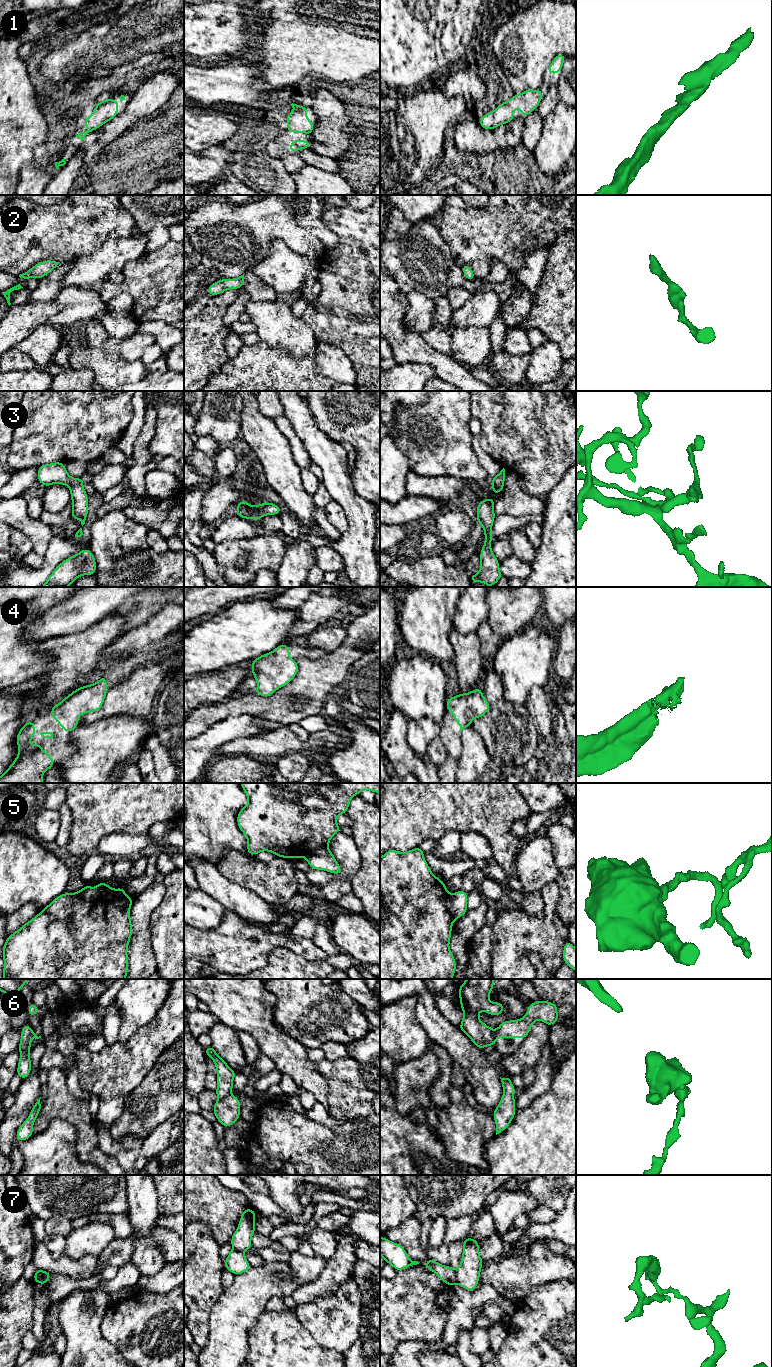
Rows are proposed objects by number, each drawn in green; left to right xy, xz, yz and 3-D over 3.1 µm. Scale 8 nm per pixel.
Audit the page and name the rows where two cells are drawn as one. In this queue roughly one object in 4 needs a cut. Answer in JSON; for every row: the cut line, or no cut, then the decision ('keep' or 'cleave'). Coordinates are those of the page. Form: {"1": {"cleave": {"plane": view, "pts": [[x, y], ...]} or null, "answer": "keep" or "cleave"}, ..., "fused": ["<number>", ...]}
{"1": {"cleave": null, "answer": "keep"}, "2": {"cleave": null, "answer": "keep"}, "3": {"cleave": null, "answer": "keep"}, "4": {"cleave": null, "answer": "keep"}, "5": {"cleave": {"plane": "yz", "pts": [[448, 893], [446, 908], [454, 919]]}, "answer": "cleave"}, "6": {"cleave": {"plane": "xz", "pts": [[229, 1093], [223, 1098], [218, 1099]]}, "answer": "cleave"}, "7": {"cleave": {"plane": "xy", "pts": [[42, 1270], [38, 1282]]}, "answer": "cleave"}, "fused": ["5", "6", "7"]}

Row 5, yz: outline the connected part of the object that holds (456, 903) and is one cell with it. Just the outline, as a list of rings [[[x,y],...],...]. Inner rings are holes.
[[[462,889],[453,894],[448,894],[446,906],[453,919],[460,919],[468,910],[467,908],[468,894]]]

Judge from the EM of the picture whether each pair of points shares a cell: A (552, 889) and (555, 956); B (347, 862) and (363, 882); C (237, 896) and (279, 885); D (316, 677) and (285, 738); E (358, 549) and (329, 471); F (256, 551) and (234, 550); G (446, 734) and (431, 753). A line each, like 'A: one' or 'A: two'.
A: one
B: two
C: two
D: two
E: one
F: one
G: one

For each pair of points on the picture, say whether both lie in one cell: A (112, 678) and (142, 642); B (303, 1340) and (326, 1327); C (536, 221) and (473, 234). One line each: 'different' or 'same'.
A: same
B: different
C: same

